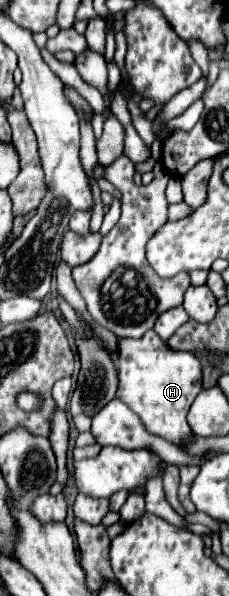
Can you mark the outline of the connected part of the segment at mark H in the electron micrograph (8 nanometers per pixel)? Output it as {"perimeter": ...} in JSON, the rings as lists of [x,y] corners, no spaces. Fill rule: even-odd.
{"perimeter":[[[153,330],[141,338],[121,338],[117,344],[119,390],[117,398],[127,404],[151,434],[157,434],[177,446],[193,434],[185,420],[189,406],[201,392],[201,364],[191,352],[175,352]]]}

